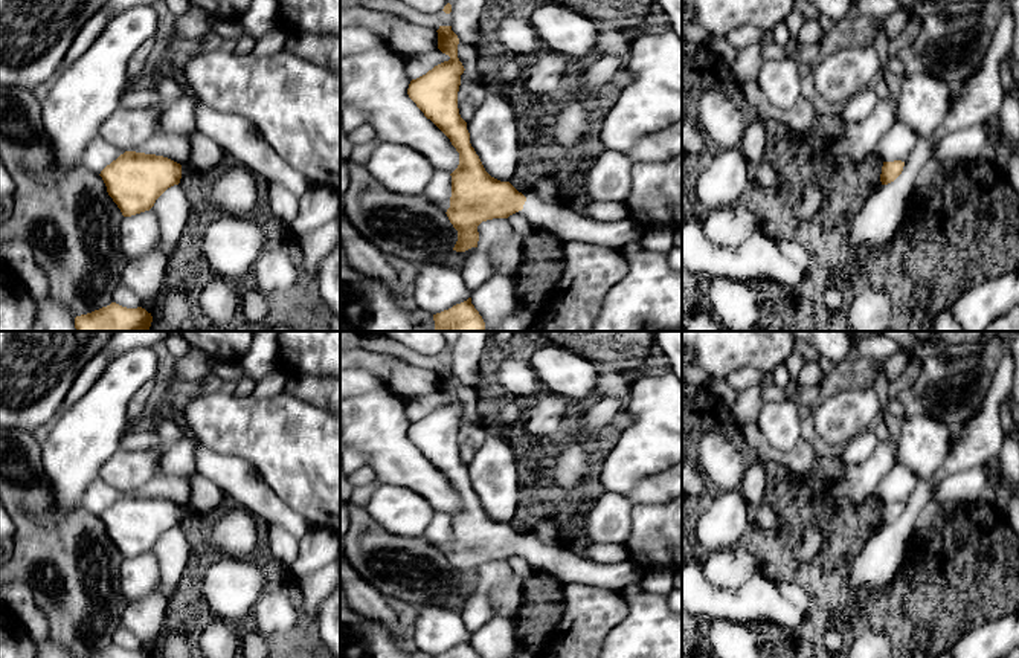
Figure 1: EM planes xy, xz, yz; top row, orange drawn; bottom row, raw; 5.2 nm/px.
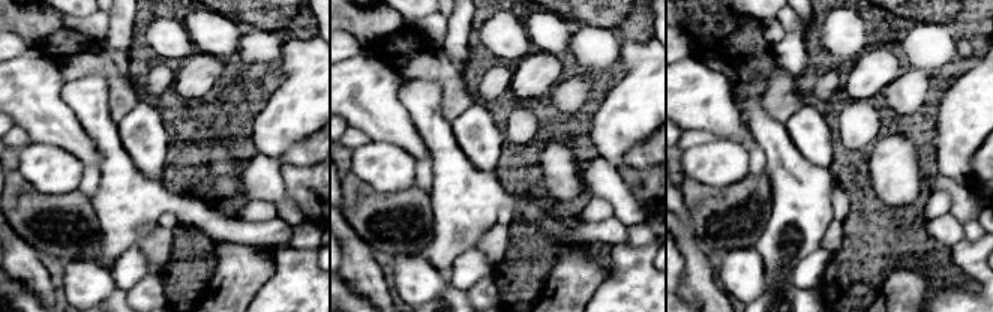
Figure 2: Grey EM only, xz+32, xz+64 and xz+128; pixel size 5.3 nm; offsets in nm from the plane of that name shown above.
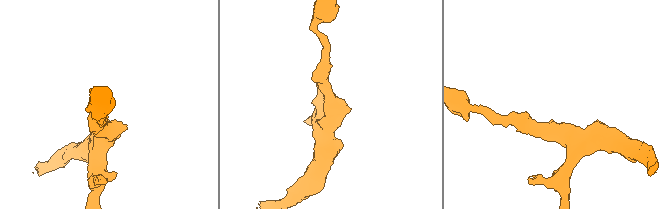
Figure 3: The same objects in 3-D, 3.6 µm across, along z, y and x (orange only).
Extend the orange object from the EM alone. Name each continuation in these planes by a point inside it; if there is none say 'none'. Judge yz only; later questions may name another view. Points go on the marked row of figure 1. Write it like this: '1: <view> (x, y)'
none

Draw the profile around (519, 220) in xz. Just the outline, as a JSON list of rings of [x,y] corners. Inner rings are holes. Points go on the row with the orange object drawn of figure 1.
[[[523,211],[510,215],[508,221],[513,226],[513,231],[516,231],[523,240],[529,237],[534,229]]]

